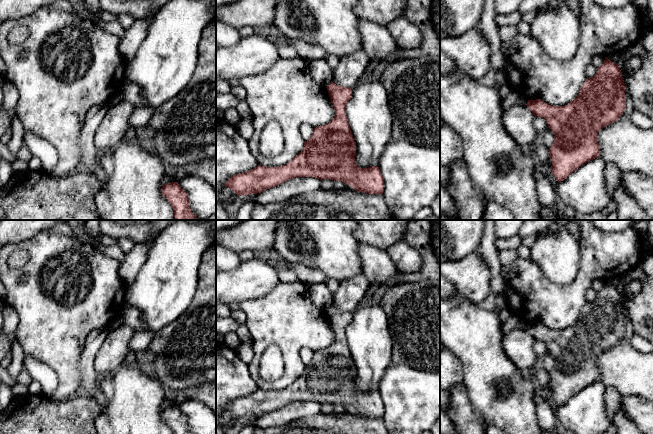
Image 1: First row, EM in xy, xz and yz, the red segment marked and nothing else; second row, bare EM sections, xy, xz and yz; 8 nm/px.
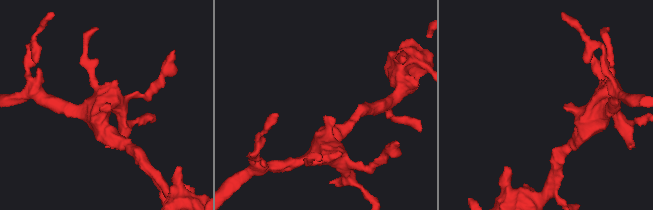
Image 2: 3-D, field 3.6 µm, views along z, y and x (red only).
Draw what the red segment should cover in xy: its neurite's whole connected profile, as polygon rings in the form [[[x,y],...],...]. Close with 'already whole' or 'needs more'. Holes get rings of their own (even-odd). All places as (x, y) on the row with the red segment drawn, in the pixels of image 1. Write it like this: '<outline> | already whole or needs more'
[[[178,182],[163,184],[161,192],[171,204],[175,220],[200,220],[191,212],[188,194]]] | already whole

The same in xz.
[[[331,82],[327,90],[335,110],[334,118],[327,124],[315,127],[312,136],[304,142],[302,151],[287,164],[279,167],[257,167],[228,179],[225,187],[238,196],[261,193],[295,177],[314,177],[320,180],[342,181],[354,190],[368,194],[383,194],[384,178],[378,166],[359,168],[356,165],[356,142],[346,116],[346,105],[352,96],[352,88],[341,87]]] | already whole

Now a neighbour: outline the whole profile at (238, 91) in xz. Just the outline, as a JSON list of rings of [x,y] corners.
[[[240,84],[232,86],[230,93],[240,101],[245,100],[247,94],[246,90]]]

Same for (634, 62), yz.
[[[632,56],[630,57],[624,66],[623,72],[625,74],[630,74],[632,71],[638,69],[642,65],[643,56]]]

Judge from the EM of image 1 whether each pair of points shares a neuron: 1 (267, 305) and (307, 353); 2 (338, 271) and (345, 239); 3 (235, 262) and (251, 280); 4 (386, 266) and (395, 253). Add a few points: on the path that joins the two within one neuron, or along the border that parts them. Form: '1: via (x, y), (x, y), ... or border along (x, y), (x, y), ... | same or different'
1: border along (307, 346), (300, 351), (304, 365) | different
2: via (338, 263), (338, 247) | same
3: border along (242, 262), (236, 268), (226, 271) | different
4: border along (385, 251), (399, 271) | different

